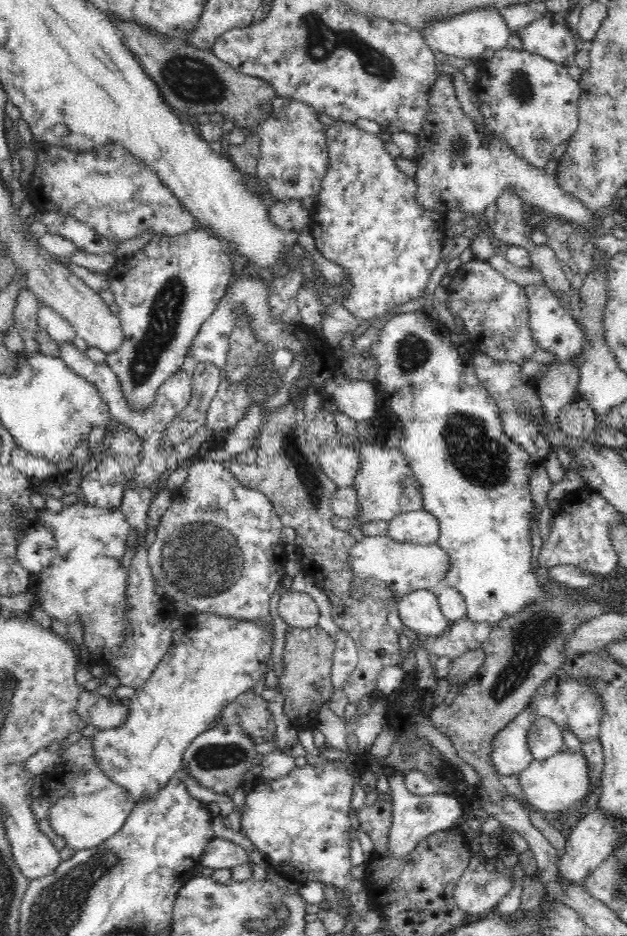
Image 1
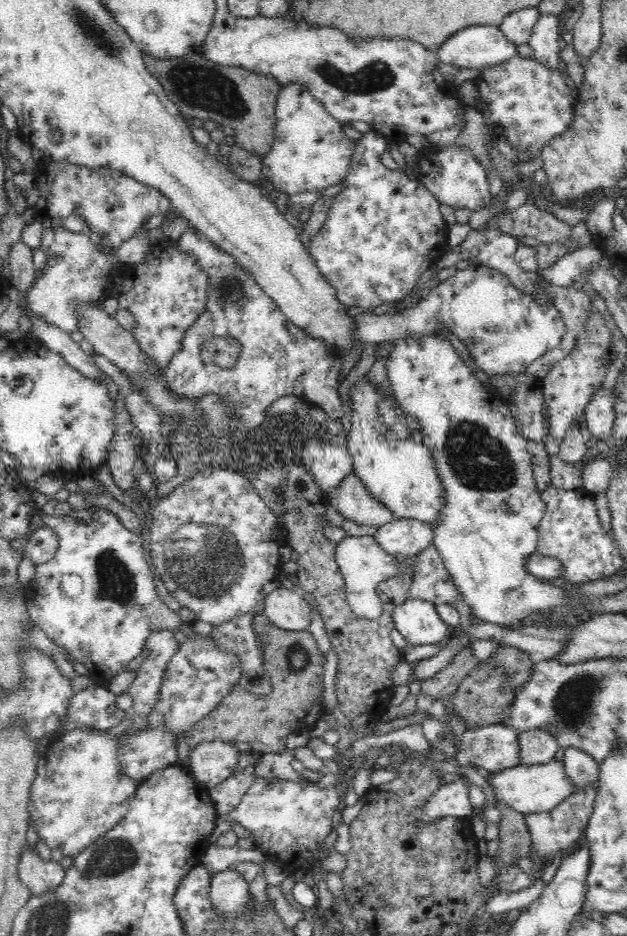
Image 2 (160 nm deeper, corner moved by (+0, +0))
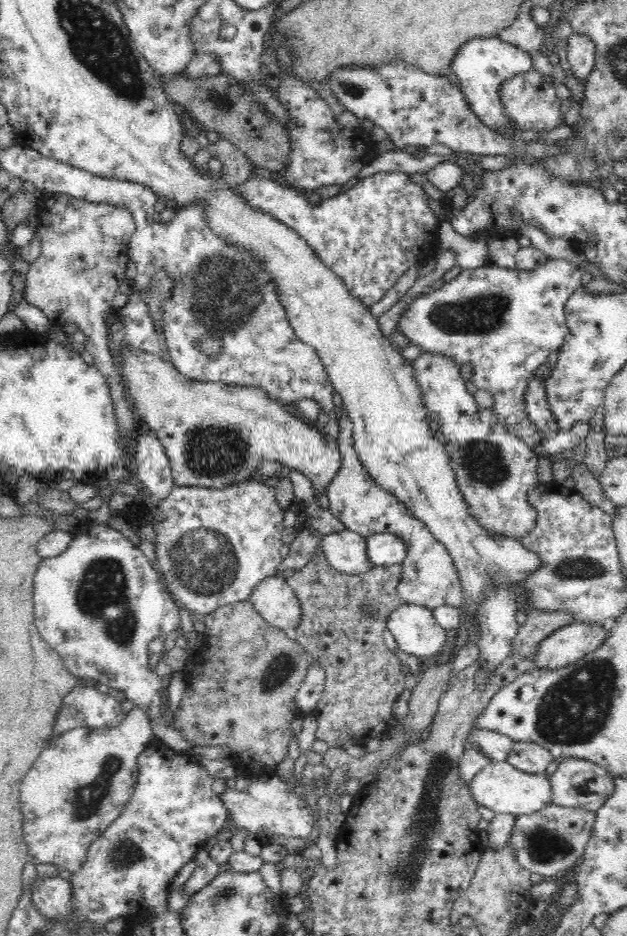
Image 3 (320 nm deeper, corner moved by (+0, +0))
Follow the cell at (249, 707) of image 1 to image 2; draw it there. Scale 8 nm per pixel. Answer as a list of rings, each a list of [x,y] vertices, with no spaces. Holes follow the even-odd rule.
[[[265,614],[255,618],[253,628],[262,663],[270,676],[271,693],[257,695],[244,690],[239,684],[234,685],[208,716],[195,722],[196,726],[186,732],[186,743],[190,749],[204,742],[221,739],[224,742],[246,742],[261,754],[282,754],[288,735],[298,731],[300,726],[314,728],[315,723],[326,714],[322,692],[327,661],[324,655],[320,655],[316,638],[308,630],[300,632],[280,629]]]

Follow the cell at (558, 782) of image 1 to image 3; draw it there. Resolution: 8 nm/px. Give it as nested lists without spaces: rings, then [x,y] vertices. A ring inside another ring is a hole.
[[[507,760],[490,761],[469,782],[472,800],[497,814],[523,815],[538,812],[550,806],[552,800],[550,776],[545,773],[534,774],[516,770]]]

